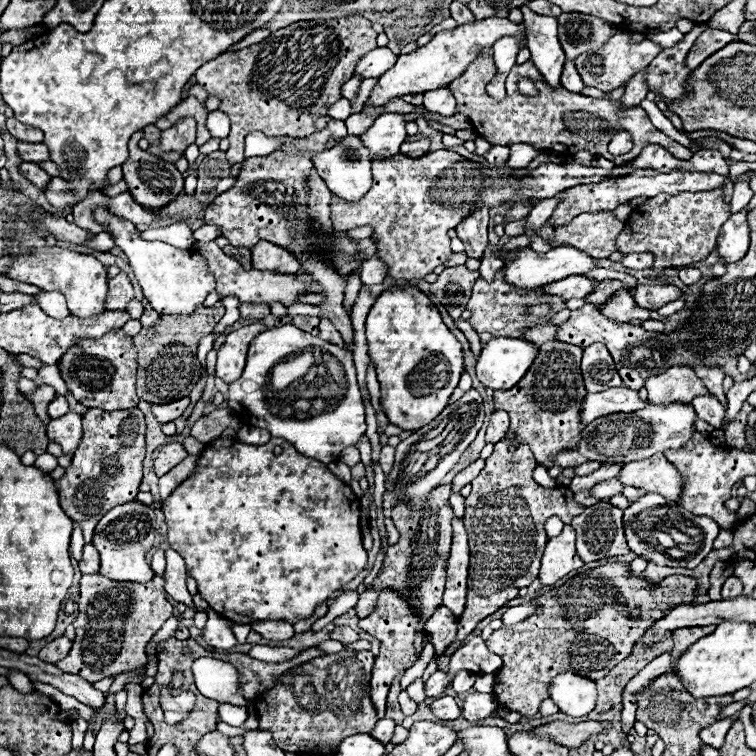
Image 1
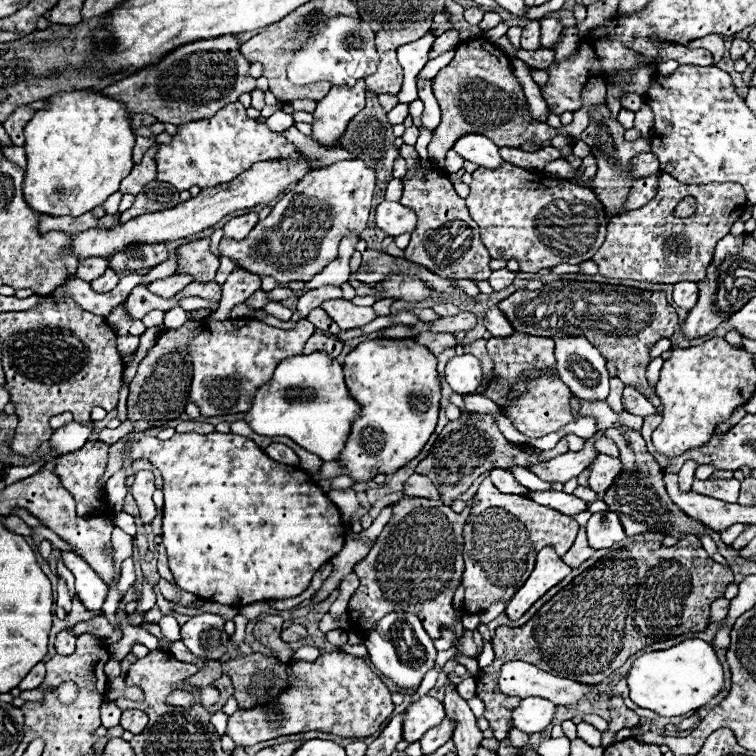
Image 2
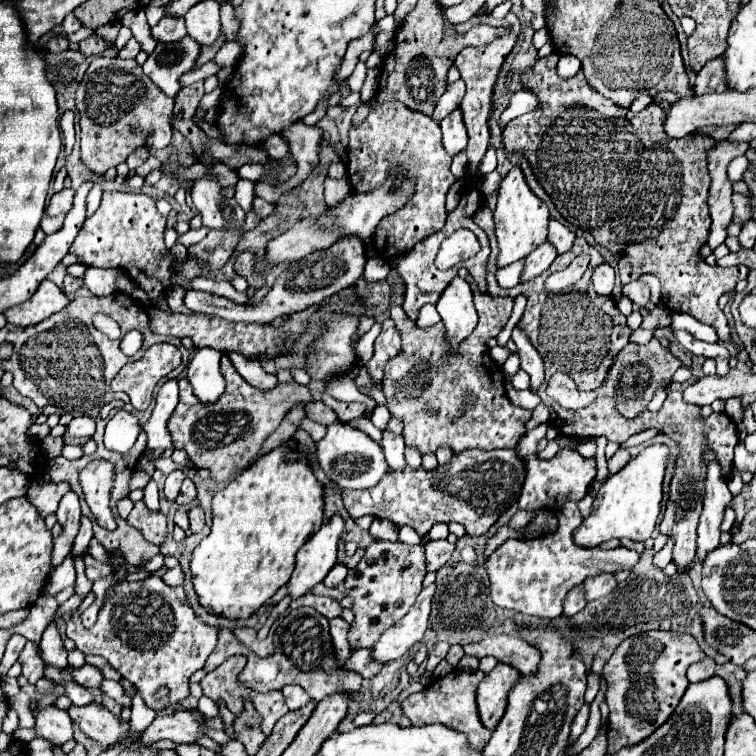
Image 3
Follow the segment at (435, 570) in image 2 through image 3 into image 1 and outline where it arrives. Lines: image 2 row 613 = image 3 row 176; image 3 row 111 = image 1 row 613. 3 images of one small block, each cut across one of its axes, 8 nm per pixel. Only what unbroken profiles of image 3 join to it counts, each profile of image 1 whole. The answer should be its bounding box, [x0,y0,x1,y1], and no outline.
[360,590,418,716]

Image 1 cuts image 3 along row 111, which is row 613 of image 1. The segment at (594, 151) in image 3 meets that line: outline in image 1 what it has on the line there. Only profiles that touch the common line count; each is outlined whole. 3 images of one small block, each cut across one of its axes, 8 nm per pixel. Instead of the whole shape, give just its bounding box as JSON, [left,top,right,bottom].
[486,562,698,716]

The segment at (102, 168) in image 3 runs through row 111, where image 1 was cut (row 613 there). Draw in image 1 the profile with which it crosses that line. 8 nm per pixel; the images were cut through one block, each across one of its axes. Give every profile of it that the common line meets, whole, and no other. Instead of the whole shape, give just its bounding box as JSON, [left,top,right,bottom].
[56,574,174,682]

